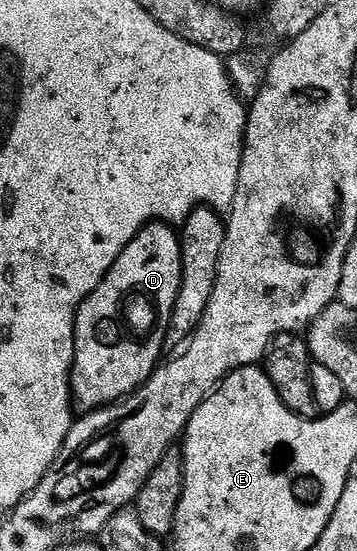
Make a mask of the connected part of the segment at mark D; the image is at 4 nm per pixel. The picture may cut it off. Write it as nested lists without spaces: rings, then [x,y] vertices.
[[[151,222],[123,249],[121,256],[117,256],[113,268],[109,268],[109,272],[103,277],[101,284],[97,284],[97,288],[93,288],[93,292],[83,301],[81,308],[77,312],[77,320],[75,321],[75,359],[71,365],[71,397],[78,409],[80,406],[80,411],[90,412],[99,410],[102,406],[110,406],[126,398],[127,395],[132,394],[134,390],[138,390],[140,386],[145,385],[150,380],[151,373],[155,371],[155,367],[159,365],[164,357],[163,346],[165,347],[167,342],[167,325],[171,319],[173,304],[177,300],[177,292],[180,288],[181,244],[179,243],[179,234],[176,227],[166,222]]]

